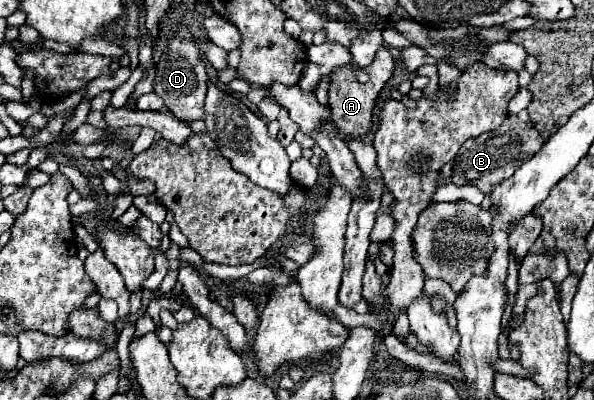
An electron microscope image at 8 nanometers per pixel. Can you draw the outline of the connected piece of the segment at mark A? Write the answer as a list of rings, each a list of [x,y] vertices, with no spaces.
[[[383,46],[377,52],[375,60],[367,66],[367,72],[369,72],[371,78],[365,84],[355,80],[349,66],[339,66],[333,72],[331,90],[329,90],[329,106],[331,106],[331,122],[335,124],[335,128],[341,136],[345,136],[345,138],[365,138],[371,132],[371,128],[373,128],[373,108],[375,108],[375,102],[377,102],[381,90],[385,88],[387,80],[393,74],[393,64],[395,64],[393,56]]]

